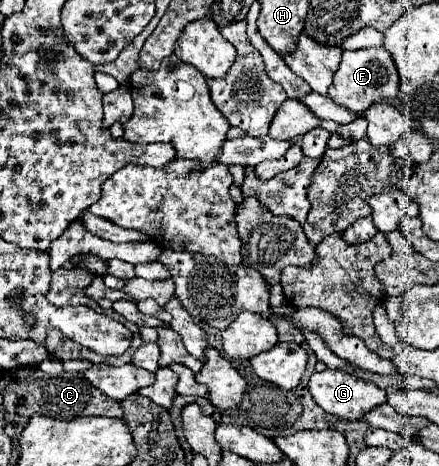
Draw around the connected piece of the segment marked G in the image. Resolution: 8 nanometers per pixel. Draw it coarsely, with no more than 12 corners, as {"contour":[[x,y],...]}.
{"contour":[[343,369],[313,373],[321,409],[349,421],[387,401],[385,389]]}

